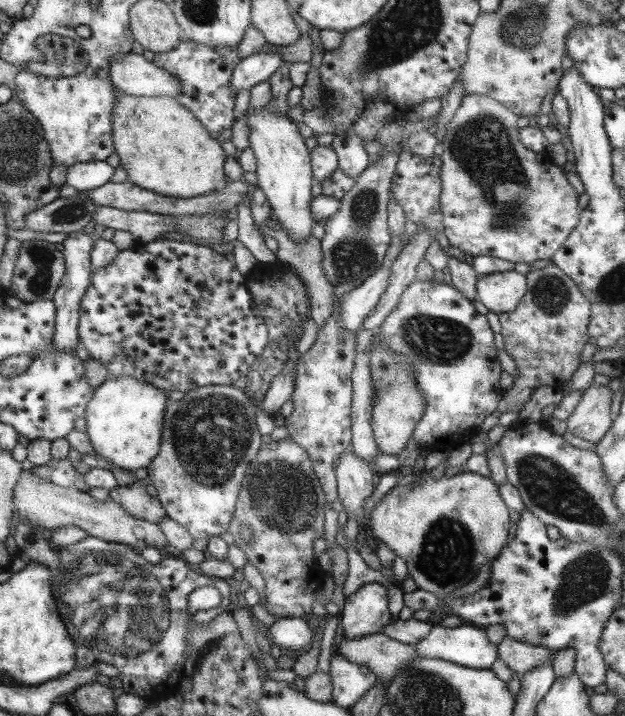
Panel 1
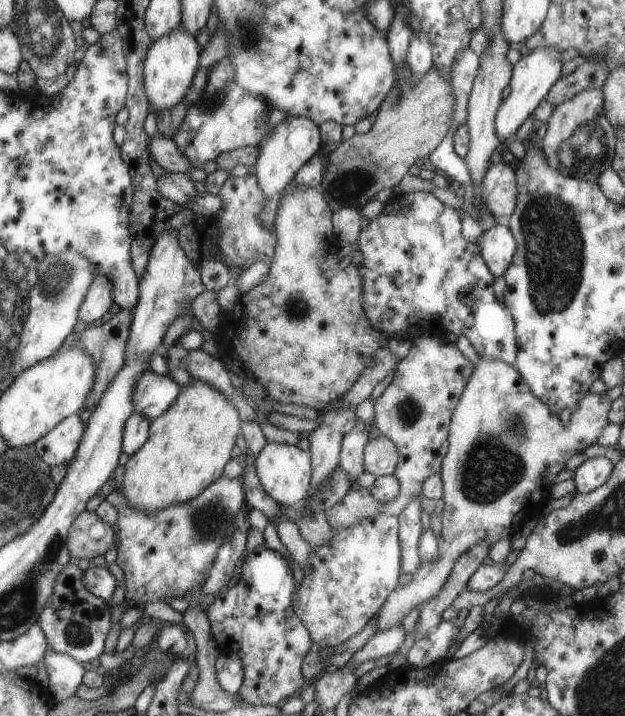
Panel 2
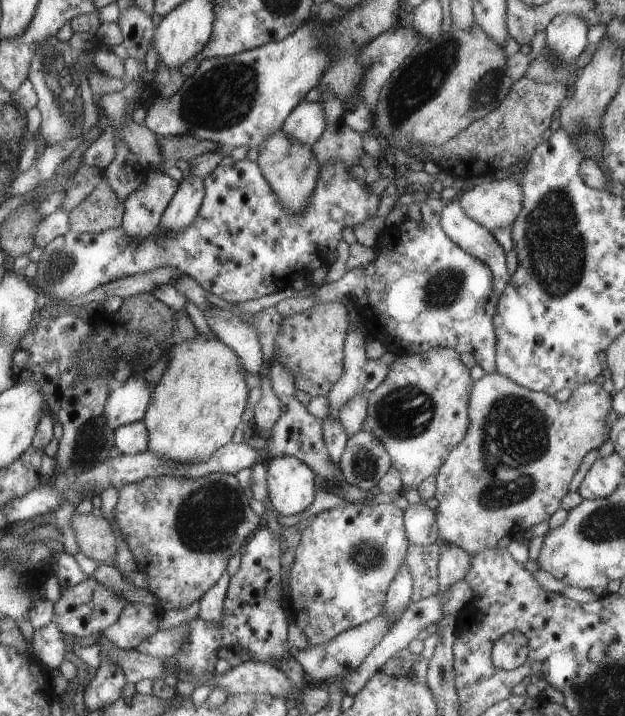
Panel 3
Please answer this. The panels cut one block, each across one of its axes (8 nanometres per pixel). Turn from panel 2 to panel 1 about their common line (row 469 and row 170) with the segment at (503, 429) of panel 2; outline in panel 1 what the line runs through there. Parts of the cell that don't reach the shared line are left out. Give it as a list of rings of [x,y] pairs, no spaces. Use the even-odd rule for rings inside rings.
[[[465,95],[462,97],[461,105],[454,113],[454,117],[451,118],[451,122],[445,129],[445,135],[443,135],[443,141],[439,147],[439,157],[441,159],[440,166],[440,210],[441,215],[444,216],[443,223],[445,229],[445,236],[448,243],[453,248],[457,248],[462,253],[470,254],[474,256],[491,256],[493,258],[506,260],[507,262],[525,262],[531,264],[535,260],[551,260],[553,254],[556,254],[557,250],[563,246],[564,241],[568,238],[569,232],[573,231],[573,228],[577,225],[577,192],[567,184],[563,172],[559,166],[553,166],[547,158],[545,150],[541,152],[532,151],[525,147],[525,144],[521,143],[520,138],[517,138],[517,126],[515,126],[515,120],[517,116],[515,113],[510,112],[505,105],[501,105],[499,101],[493,100],[493,97],[481,96],[481,95]]]

